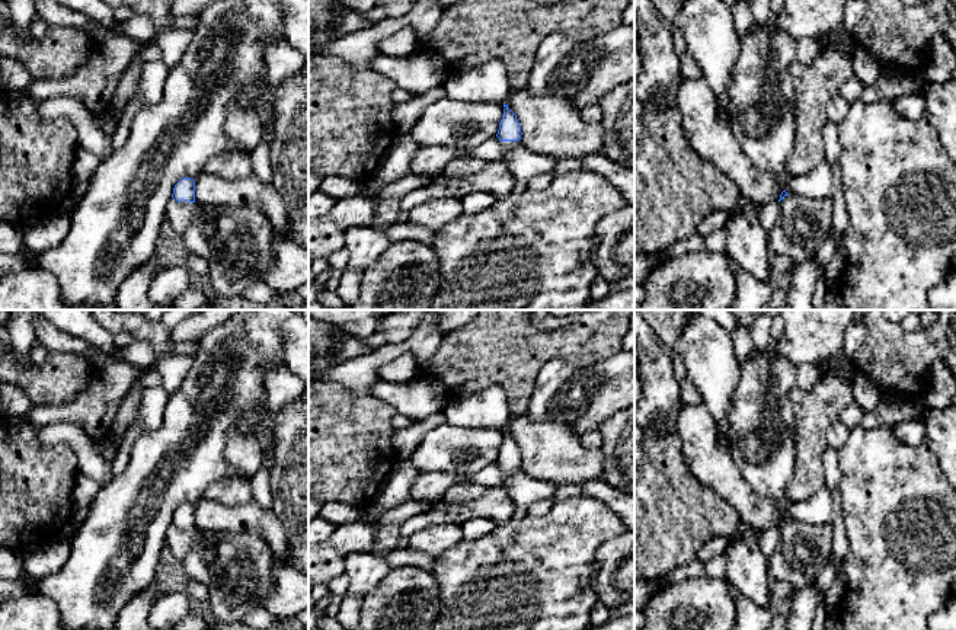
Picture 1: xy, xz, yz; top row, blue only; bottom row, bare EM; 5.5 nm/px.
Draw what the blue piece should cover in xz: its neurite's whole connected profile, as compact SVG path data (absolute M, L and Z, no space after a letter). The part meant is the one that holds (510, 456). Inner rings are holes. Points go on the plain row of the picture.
M503 429L503 434L496 463L502 468L502 473L508 476L521 466L522 458L517 441L508 434L508 431Z

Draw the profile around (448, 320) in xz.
M438 310L438 330L447 335L470 323L480 310Z

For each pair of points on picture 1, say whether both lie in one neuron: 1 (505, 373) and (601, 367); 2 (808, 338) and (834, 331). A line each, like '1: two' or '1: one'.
1: two
2: one

